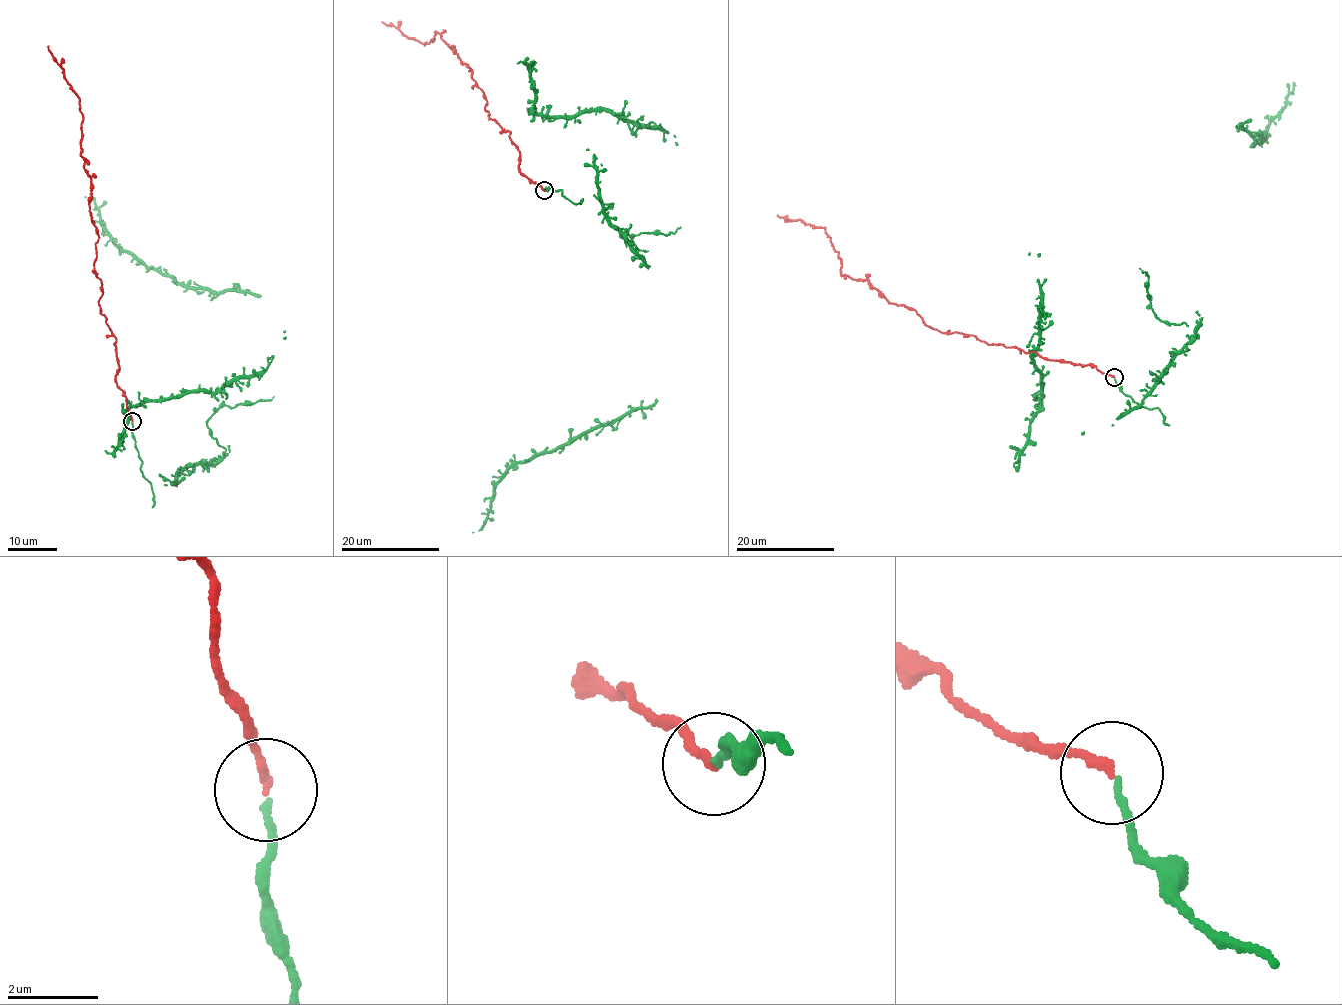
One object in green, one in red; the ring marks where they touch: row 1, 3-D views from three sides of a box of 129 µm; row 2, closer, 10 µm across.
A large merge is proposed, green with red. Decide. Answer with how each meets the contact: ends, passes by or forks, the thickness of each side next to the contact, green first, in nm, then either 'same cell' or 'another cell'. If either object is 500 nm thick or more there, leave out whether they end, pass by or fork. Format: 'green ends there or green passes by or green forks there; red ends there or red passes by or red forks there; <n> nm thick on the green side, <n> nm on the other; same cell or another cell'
green ends there; red ends there; 140 nm thick on the green side, 180 nm on the other; same cell

